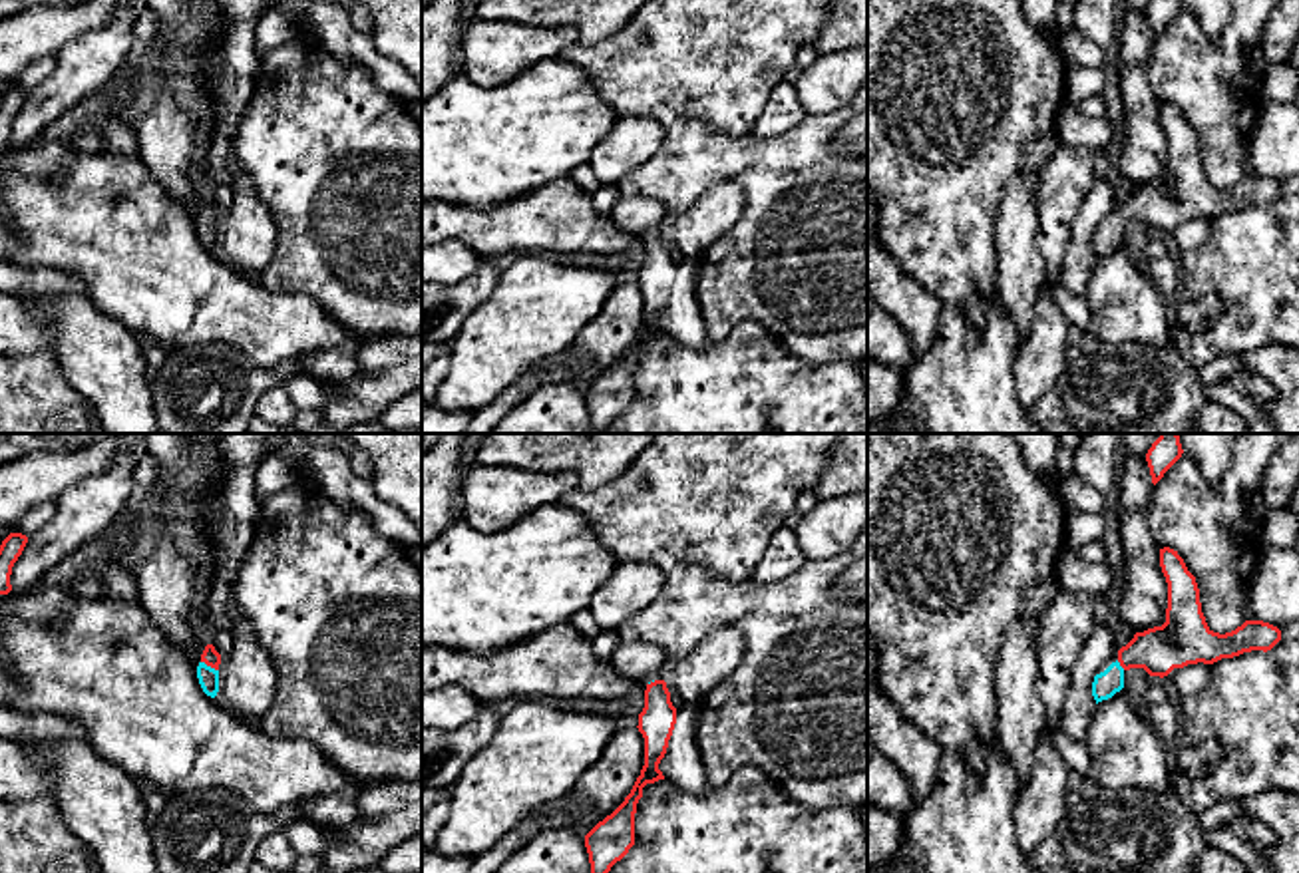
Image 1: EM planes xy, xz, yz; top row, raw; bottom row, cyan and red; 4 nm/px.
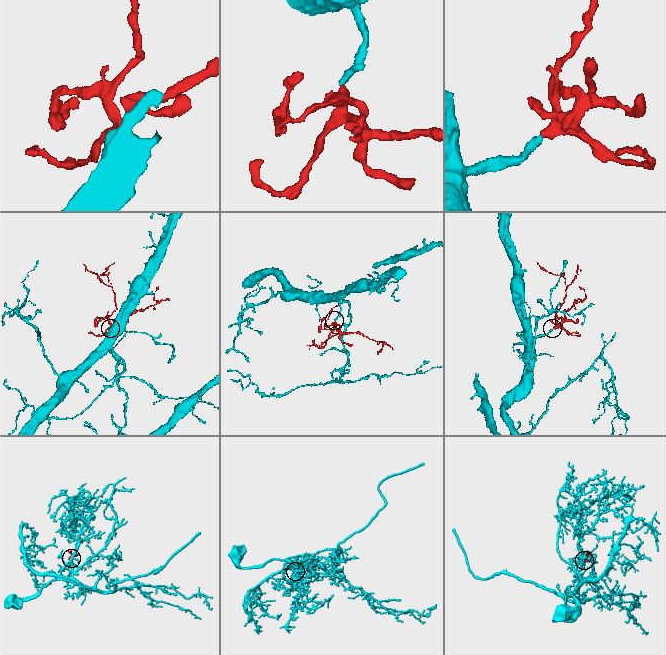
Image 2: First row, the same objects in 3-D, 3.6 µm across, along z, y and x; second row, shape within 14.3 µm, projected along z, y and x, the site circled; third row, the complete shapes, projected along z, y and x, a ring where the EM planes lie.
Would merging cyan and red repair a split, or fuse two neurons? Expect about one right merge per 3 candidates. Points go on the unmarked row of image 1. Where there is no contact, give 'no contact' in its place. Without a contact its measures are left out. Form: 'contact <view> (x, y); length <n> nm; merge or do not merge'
contact xy (209, 221); length 80 nm; merge

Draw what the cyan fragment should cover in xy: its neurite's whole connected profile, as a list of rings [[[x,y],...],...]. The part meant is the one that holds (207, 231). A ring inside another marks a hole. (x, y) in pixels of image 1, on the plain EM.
[[[207,199],[197,221],[197,233],[203,247],[211,253],[215,253],[219,247],[219,219],[221,209],[215,205],[213,199]]]

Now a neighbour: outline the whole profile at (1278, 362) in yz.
[[[1271,342],[1241,352],[1241,370],[1265,378],[1275,388],[1267,414],[1279,434],[1299,434],[1299,348]]]

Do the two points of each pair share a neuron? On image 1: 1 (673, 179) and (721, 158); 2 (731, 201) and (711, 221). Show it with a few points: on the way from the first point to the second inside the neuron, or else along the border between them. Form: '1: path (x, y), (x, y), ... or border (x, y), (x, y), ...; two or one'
1: path (685, 168), (695, 158), (709, 158); one
2: path (727, 205), (715, 217); one

